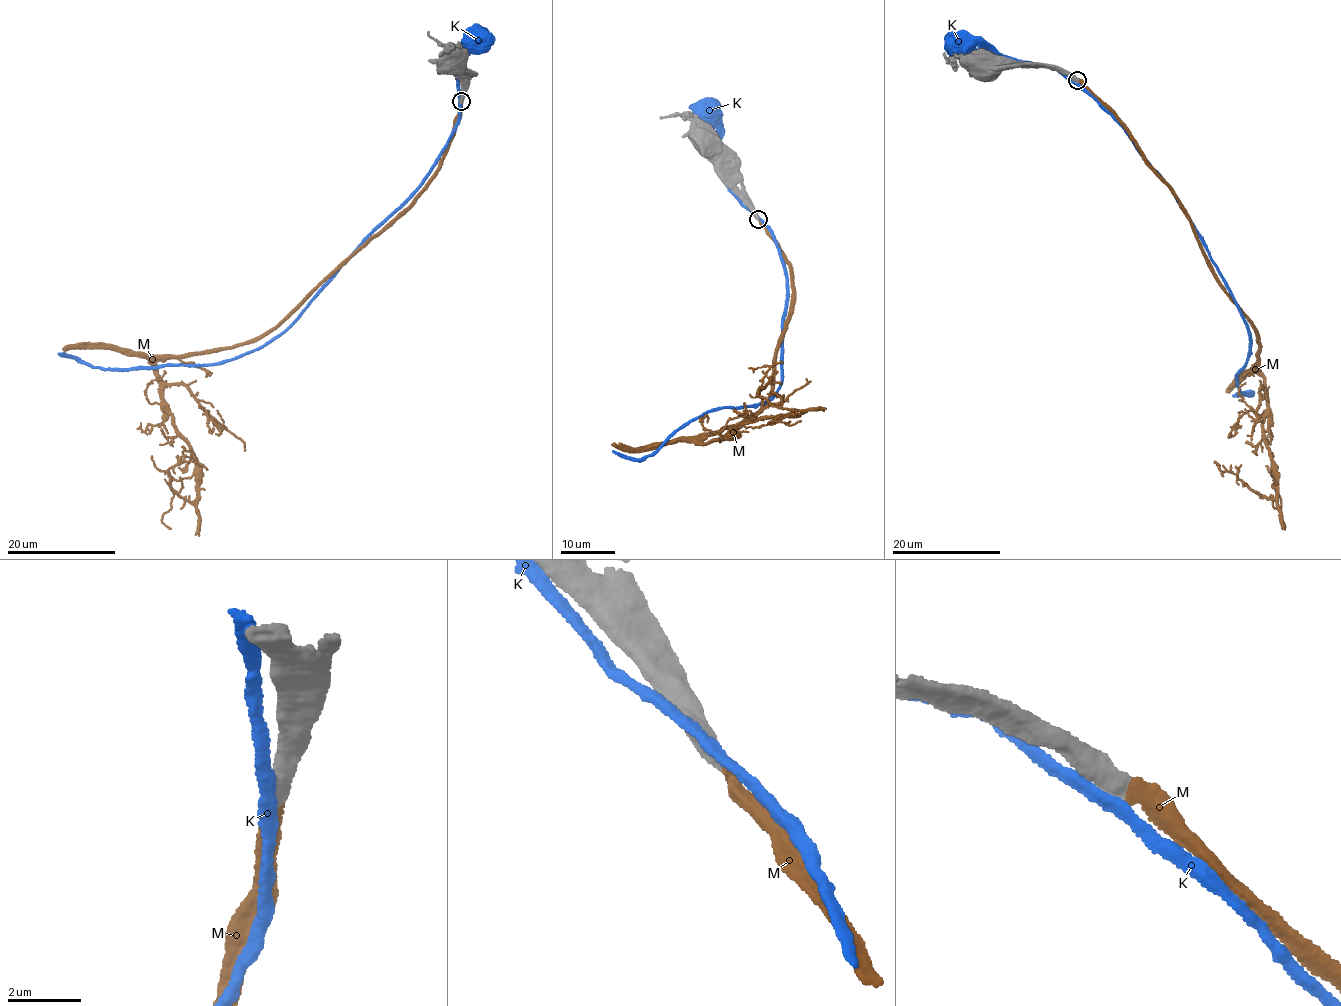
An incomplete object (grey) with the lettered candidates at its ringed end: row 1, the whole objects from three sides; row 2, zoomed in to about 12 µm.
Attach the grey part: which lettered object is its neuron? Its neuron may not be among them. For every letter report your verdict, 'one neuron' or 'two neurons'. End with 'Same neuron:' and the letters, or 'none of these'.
K: two neurons
M: one neuron
Same neuron: M

